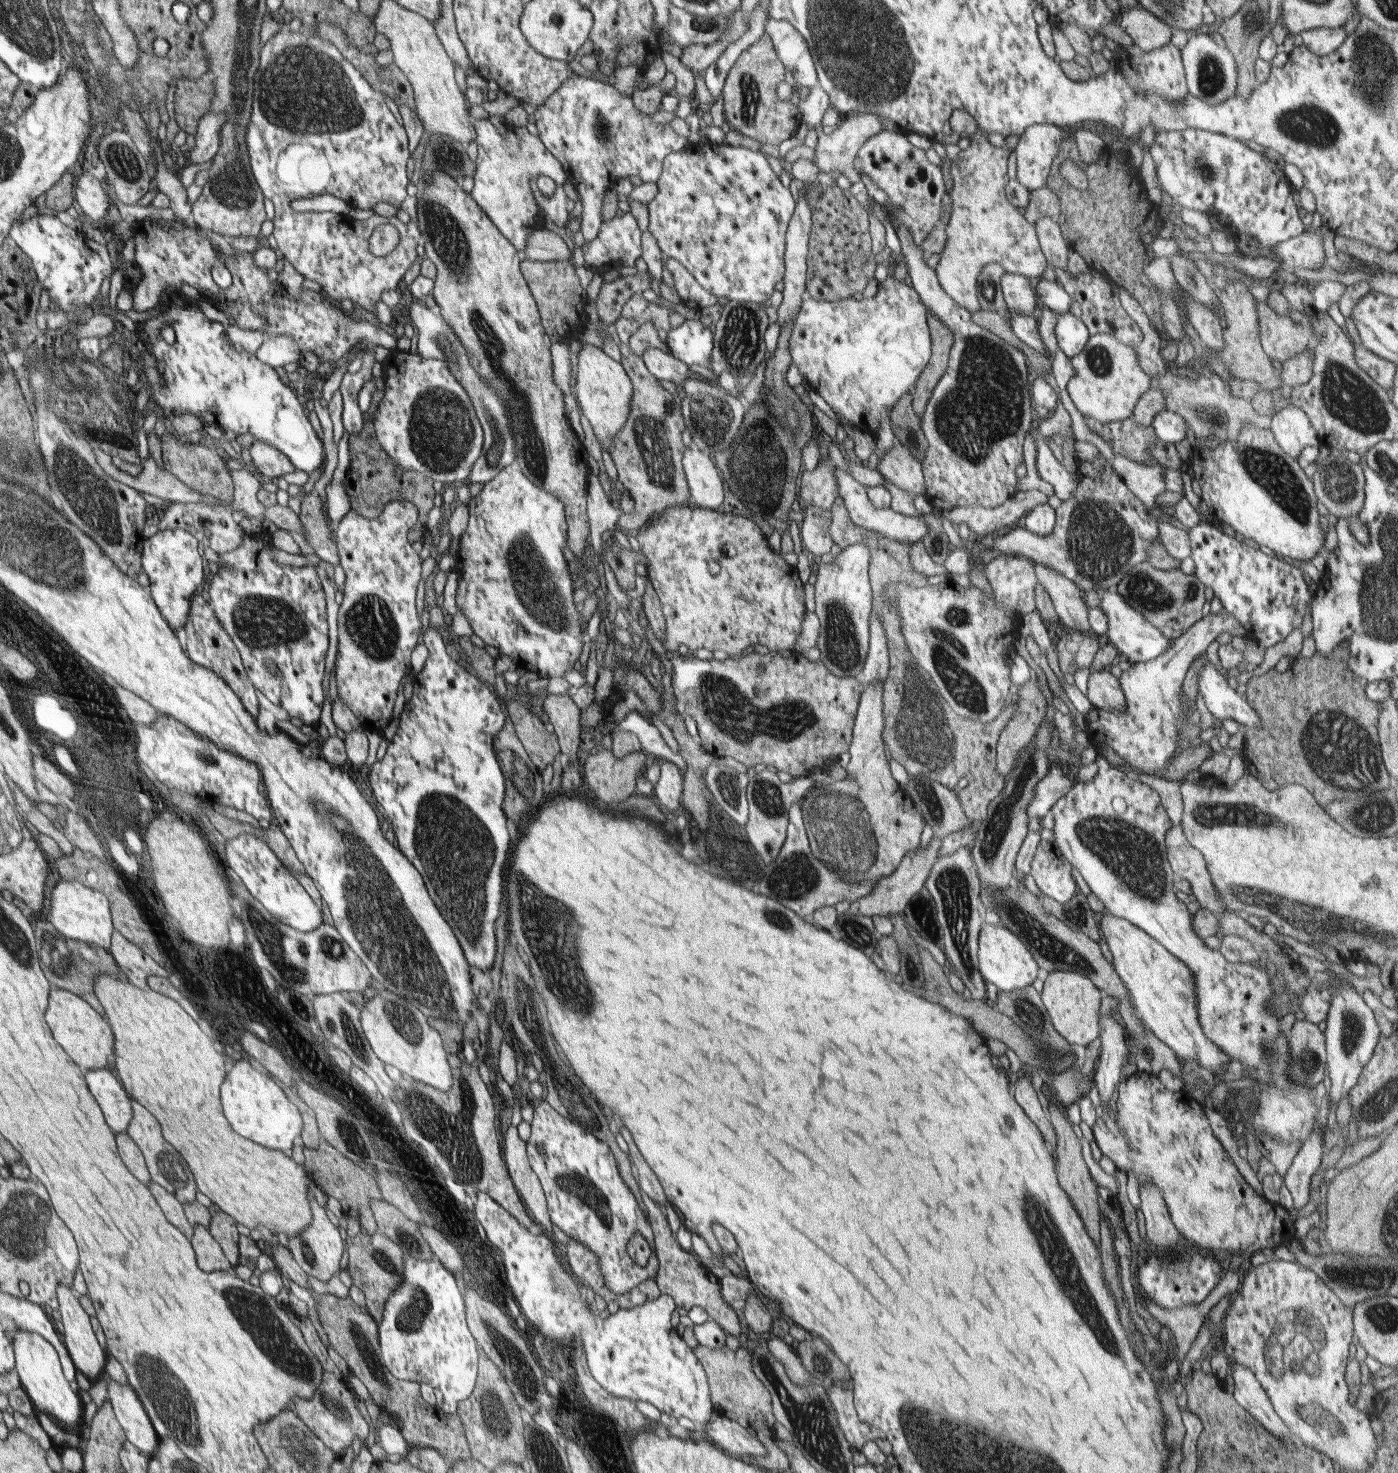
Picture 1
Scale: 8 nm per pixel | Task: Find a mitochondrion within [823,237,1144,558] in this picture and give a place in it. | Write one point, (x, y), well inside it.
(985, 405)

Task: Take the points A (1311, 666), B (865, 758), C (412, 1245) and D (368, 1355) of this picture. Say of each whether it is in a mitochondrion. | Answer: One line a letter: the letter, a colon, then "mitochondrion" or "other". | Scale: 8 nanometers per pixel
A: other
B: other
C: mitochondrion
D: mitochondrion

